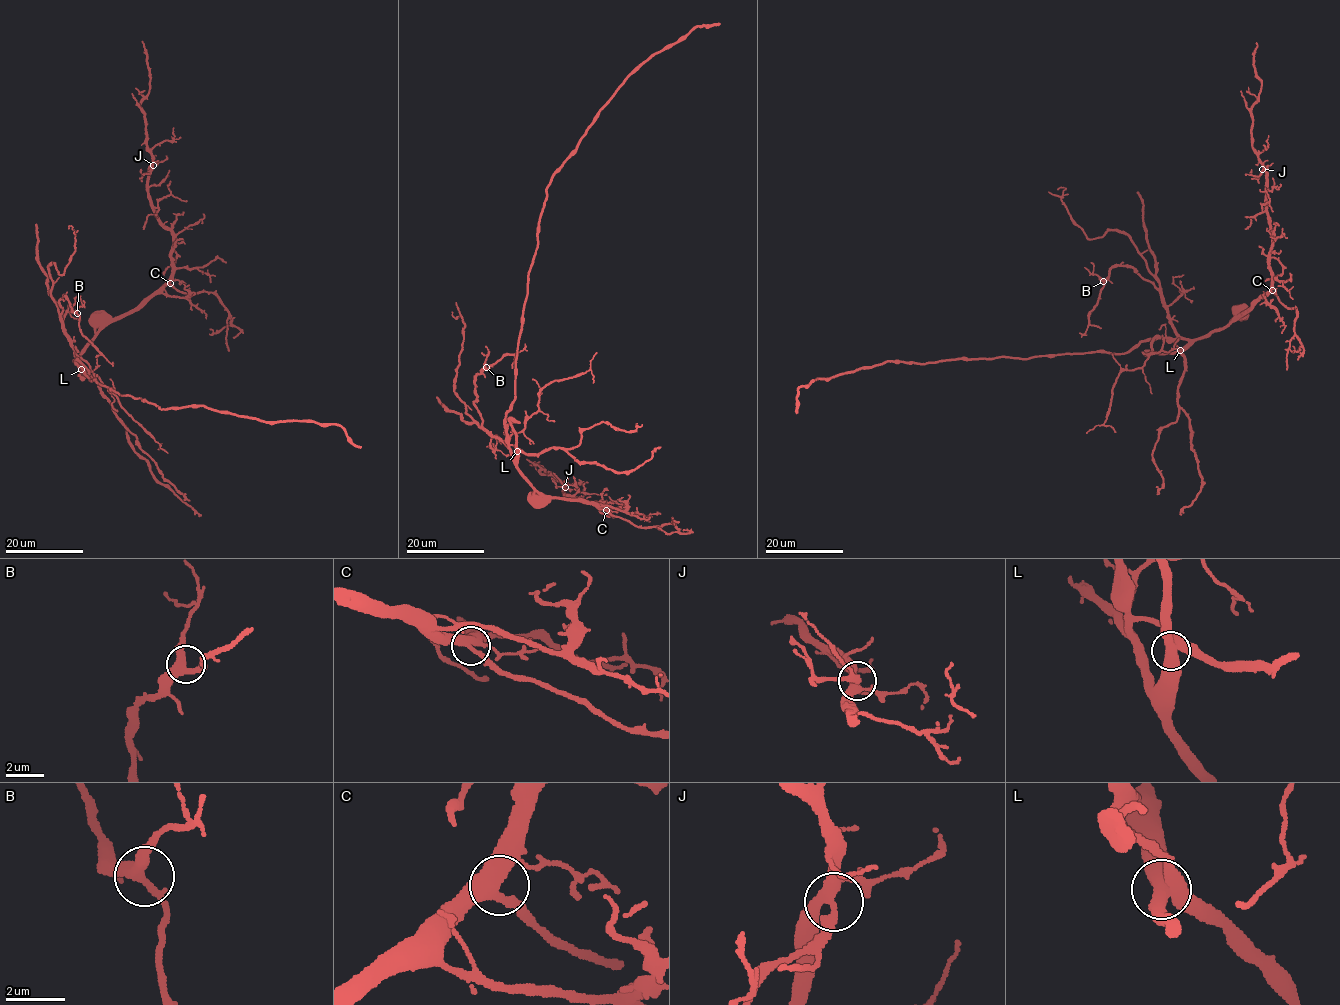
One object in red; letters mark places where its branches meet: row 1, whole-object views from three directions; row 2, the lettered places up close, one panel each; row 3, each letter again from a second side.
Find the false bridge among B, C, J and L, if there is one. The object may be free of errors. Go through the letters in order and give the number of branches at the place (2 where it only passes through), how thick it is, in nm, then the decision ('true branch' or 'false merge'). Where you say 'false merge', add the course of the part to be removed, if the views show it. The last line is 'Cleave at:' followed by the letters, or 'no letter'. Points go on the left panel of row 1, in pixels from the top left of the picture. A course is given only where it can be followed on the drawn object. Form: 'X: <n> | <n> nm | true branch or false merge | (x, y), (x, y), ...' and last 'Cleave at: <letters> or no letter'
B: 3 | 380 nm | true branch
C: 4 | 420 nm | true branch
J: 4 | 360 nm | true branch
L: 4 | 550 nm | true branch
Cleave at: no letter

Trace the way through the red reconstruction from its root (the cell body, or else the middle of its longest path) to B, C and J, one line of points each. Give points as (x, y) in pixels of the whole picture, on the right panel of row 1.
B: (1242, 313), (1204, 337), (1187, 339), (1173, 326), (1160, 291), (1133, 268), (1113, 265), (1103, 281)
C: (1242, 313), (1245, 318), (1242, 314), (1272, 290)
J: (1242, 313), (1245, 318), (1242, 314), (1251, 310), (1270, 287), (1272, 239), (1266, 172), (1262, 169)

